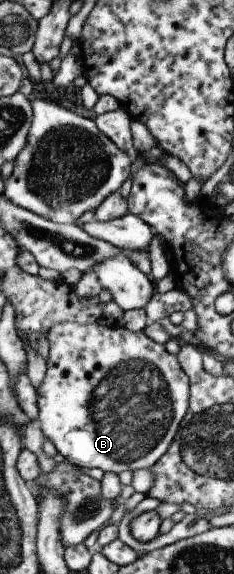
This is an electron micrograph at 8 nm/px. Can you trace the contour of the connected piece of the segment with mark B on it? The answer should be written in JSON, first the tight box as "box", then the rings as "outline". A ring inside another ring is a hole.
{"box":[36,321,190,474],"outline":[[[105,321],[87,325],[81,325],[77,322],[55,324],[46,333],[46,338],[49,342],[50,357],[46,363],[47,371],[45,378],[41,386],[36,390],[39,408],[37,421],[40,423],[44,437],[53,442],[58,453],[79,468],[99,467],[99,469],[103,469],[105,472],[116,474],[125,470],[135,471],[141,468],[151,468],[154,463],[157,463],[169,449],[173,438],[177,435],[177,431],[179,431],[179,425],[181,425],[183,417],[185,417],[188,410],[190,398],[189,378],[179,365],[177,356],[167,352],[165,345],[155,343],[143,332],[130,332],[120,324],[111,324]]]}

